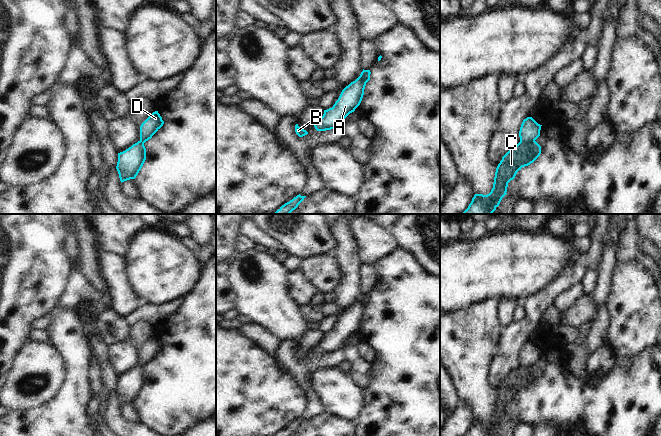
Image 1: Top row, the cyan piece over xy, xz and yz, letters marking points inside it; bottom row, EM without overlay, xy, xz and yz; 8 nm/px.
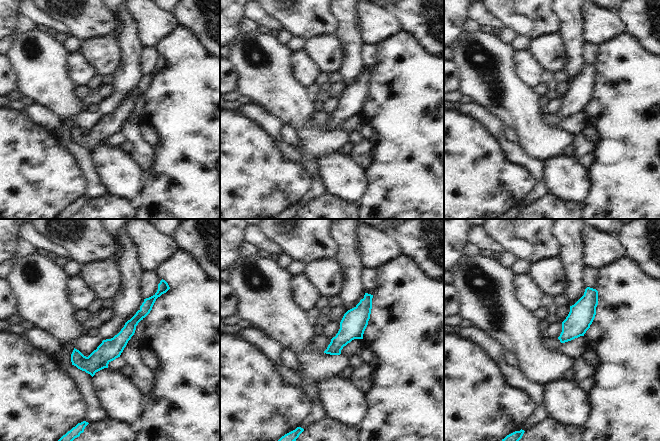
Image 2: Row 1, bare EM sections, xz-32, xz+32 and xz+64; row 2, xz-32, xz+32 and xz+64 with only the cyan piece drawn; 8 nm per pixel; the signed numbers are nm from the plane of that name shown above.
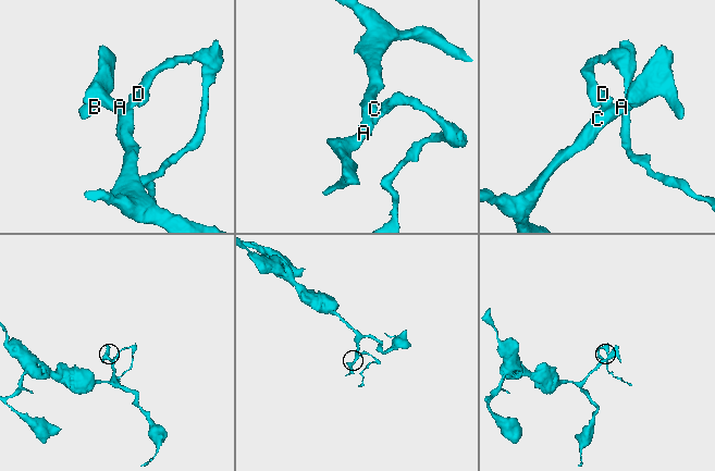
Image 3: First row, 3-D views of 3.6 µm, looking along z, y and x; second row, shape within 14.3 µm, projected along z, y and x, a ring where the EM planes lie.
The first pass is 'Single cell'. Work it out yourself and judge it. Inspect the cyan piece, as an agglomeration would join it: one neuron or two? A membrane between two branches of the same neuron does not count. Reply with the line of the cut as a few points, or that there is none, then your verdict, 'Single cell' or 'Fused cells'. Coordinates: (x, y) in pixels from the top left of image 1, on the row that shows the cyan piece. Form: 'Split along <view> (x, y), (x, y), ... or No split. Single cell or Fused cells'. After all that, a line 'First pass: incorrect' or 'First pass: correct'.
Split along yz (520, 140), (525, 142), (534, 141). Fused cells
First pass: incorrect

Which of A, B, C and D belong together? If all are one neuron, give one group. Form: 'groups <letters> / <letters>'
groups A B C / D

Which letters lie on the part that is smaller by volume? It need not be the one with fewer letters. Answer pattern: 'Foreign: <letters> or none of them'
Foreign: D

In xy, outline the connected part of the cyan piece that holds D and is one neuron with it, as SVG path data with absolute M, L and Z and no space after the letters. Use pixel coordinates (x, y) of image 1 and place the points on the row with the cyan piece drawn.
M153 112L140 126L140 141L145 143L163 126L164 121L158 113Z

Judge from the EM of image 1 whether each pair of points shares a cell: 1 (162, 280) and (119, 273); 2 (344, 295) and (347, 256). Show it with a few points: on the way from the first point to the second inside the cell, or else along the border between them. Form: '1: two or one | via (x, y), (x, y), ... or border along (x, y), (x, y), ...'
1: two | border along (125, 256), (129, 280), (139, 296)
2: one | via (349, 285), (349, 266)

